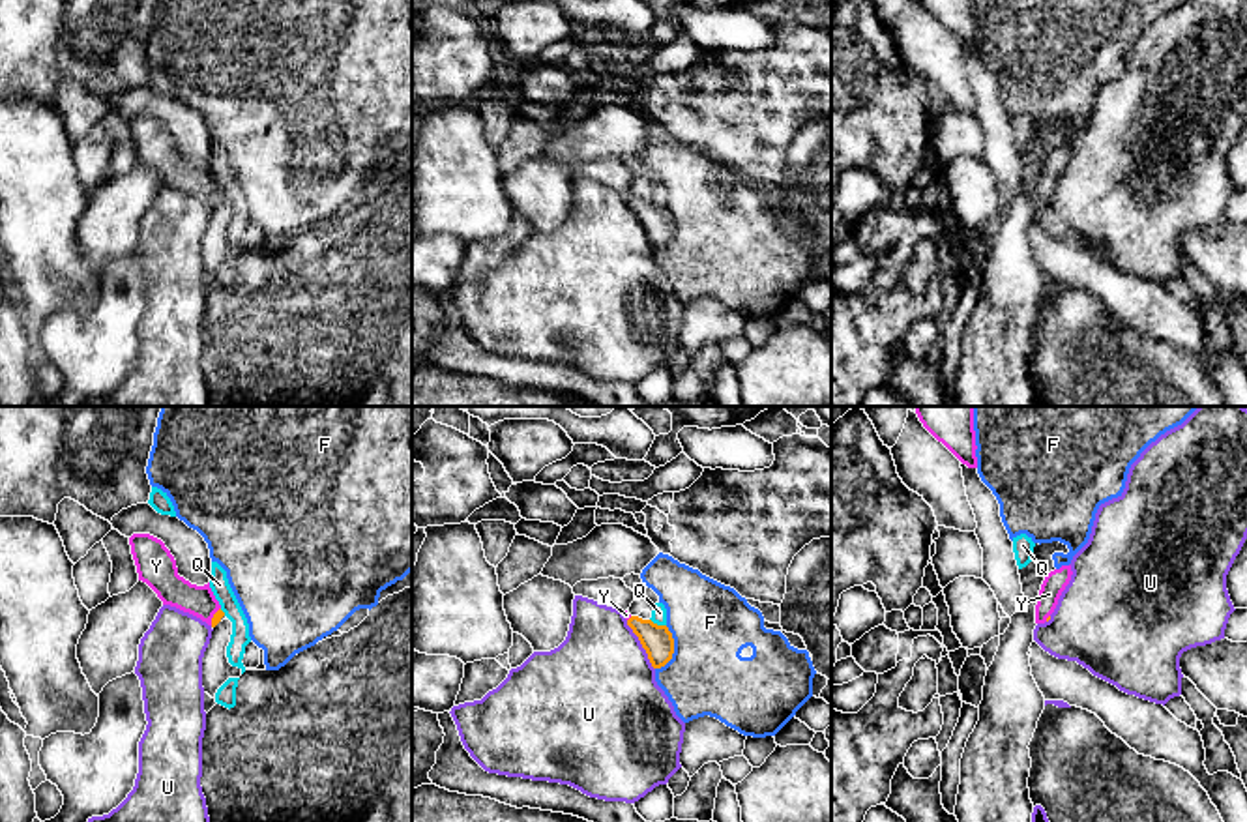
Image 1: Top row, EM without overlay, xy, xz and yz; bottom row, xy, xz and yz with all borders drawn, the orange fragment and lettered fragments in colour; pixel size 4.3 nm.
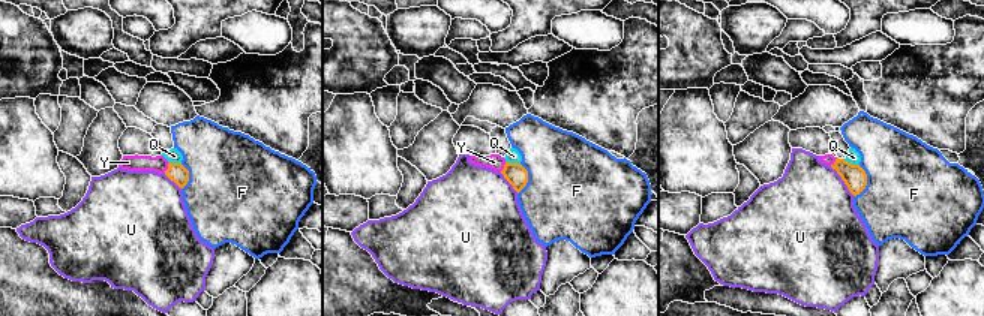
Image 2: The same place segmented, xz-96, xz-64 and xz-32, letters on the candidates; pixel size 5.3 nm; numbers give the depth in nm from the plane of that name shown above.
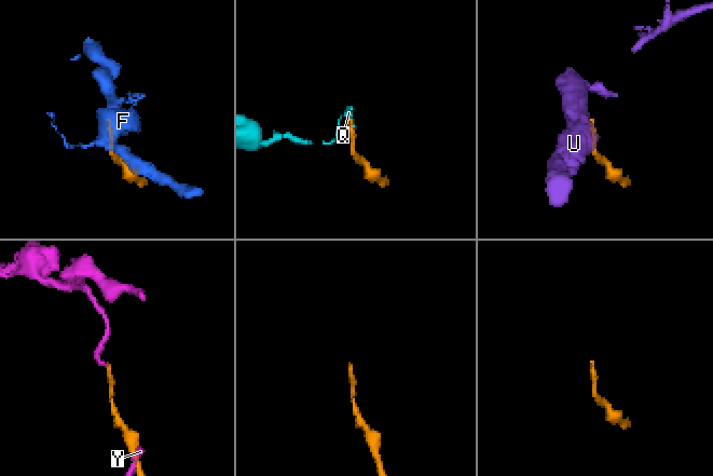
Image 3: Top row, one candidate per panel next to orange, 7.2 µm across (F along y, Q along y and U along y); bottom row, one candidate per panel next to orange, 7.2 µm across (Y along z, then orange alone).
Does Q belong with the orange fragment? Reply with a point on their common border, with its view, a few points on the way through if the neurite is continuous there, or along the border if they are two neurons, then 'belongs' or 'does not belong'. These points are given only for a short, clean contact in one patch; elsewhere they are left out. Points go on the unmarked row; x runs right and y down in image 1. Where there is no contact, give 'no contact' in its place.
xz (656, 205) | along xz (650, 199), (665, 206) | does not belong

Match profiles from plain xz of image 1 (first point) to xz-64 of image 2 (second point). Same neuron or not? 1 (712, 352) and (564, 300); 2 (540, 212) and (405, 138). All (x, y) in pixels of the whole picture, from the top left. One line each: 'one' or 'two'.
1: one
2: two

